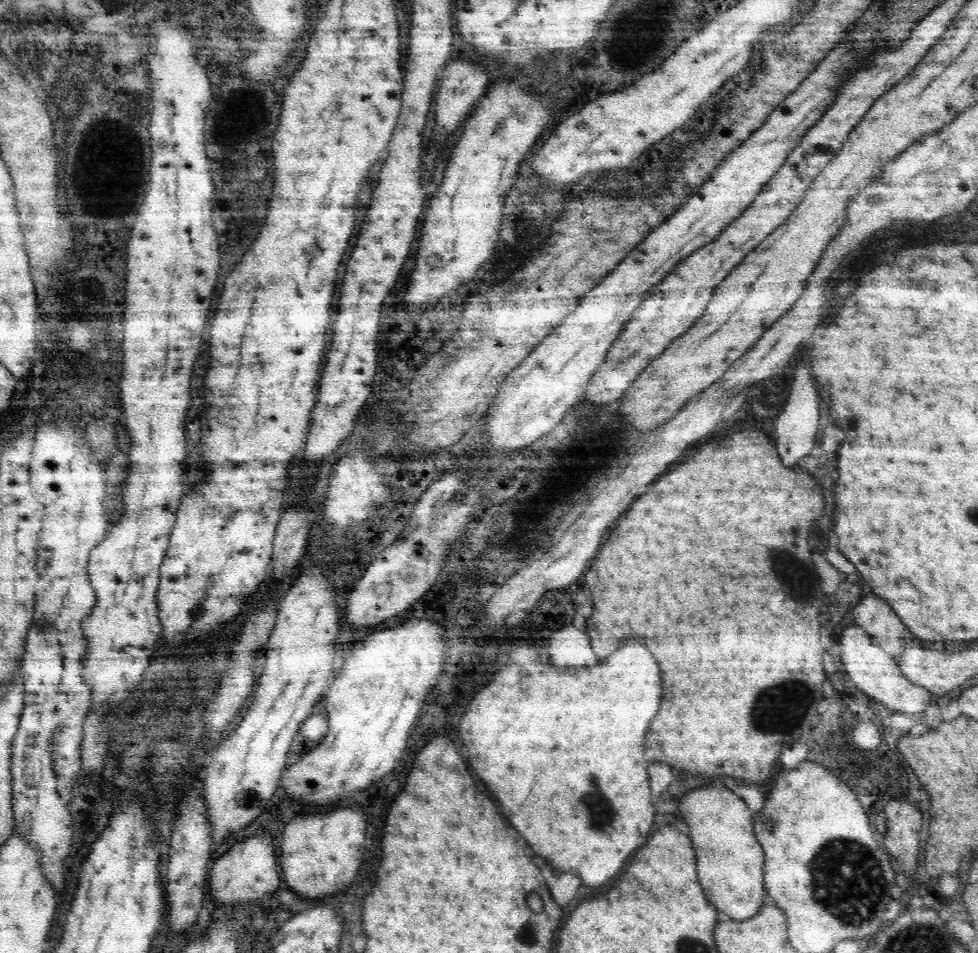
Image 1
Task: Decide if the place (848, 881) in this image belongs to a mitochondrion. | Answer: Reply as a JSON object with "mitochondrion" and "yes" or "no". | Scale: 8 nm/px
{"mitochondrion":"yes"}

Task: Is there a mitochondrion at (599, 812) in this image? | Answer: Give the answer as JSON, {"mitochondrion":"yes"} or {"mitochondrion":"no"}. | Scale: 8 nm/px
{"mitochondrion":"yes"}

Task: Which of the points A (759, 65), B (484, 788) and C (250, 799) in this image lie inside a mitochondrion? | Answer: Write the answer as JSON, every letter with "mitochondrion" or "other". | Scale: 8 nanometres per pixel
{"A":"other","B":"other","C":"other"}

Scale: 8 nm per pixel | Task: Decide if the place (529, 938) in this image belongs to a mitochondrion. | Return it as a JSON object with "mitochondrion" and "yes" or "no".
{"mitochondrion":"yes"}

